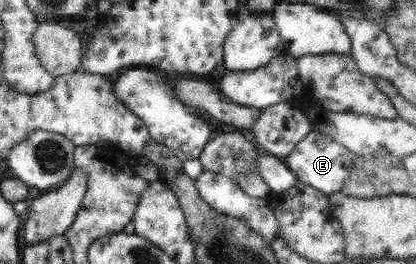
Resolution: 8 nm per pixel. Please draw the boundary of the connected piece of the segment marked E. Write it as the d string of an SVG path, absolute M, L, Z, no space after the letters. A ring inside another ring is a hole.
M312 129L283 160L296 175L297 181L310 185L329 197L333 193L342 192L346 179L353 171L355 158L356 155L338 141Z

